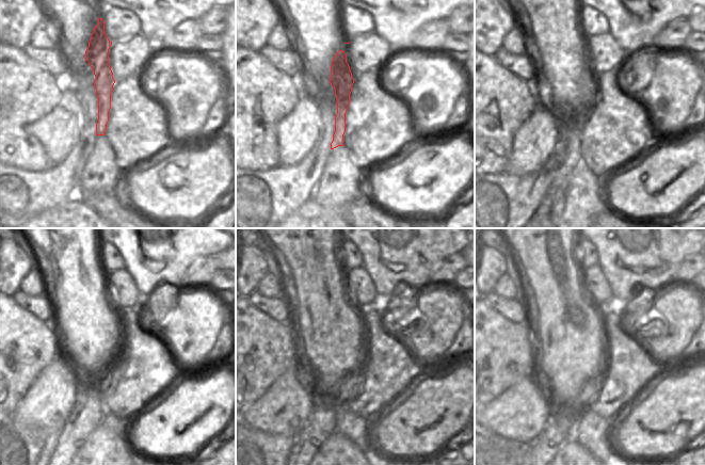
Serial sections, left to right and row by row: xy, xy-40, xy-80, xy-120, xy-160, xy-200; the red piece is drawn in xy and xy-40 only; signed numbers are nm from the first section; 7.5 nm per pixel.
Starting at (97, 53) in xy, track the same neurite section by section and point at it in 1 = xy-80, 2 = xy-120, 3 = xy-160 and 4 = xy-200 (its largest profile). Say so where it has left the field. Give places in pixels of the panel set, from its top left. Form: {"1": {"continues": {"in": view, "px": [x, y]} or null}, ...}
{"1": {"continues": {"in": "xy-80", "px": [557, 189]}}, "2": {"continues": {"in": "xy-120", "px": [89, 409]}}, "3": {"continues": {"in": "xy-160", "px": [322, 421]}}, "4": {"continues": {"in": "xy-200", "px": [561, 421]}}}

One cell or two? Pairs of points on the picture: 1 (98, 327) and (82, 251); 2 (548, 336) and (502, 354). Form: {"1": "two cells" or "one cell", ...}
{"1": "one cell", "2": "two cells"}

